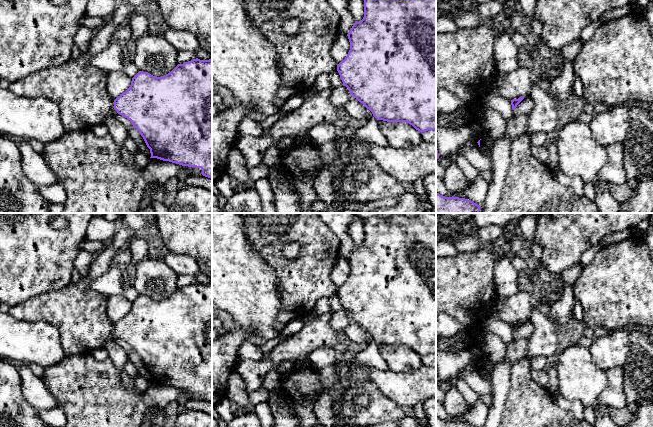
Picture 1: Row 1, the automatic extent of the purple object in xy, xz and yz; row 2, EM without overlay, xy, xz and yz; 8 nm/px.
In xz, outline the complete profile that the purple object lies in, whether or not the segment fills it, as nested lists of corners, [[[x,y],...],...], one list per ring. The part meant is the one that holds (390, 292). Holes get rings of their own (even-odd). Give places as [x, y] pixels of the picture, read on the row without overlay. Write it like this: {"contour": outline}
{"contour": [[[393,213],[389,218],[364,220],[364,241],[347,258],[350,274],[337,290],[343,309],[377,344],[407,346],[419,356],[436,354],[436,213],[409,218]]]}

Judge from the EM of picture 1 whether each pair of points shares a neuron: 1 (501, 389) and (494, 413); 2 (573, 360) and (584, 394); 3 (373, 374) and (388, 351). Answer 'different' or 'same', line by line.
1: same
2: same
3: different

